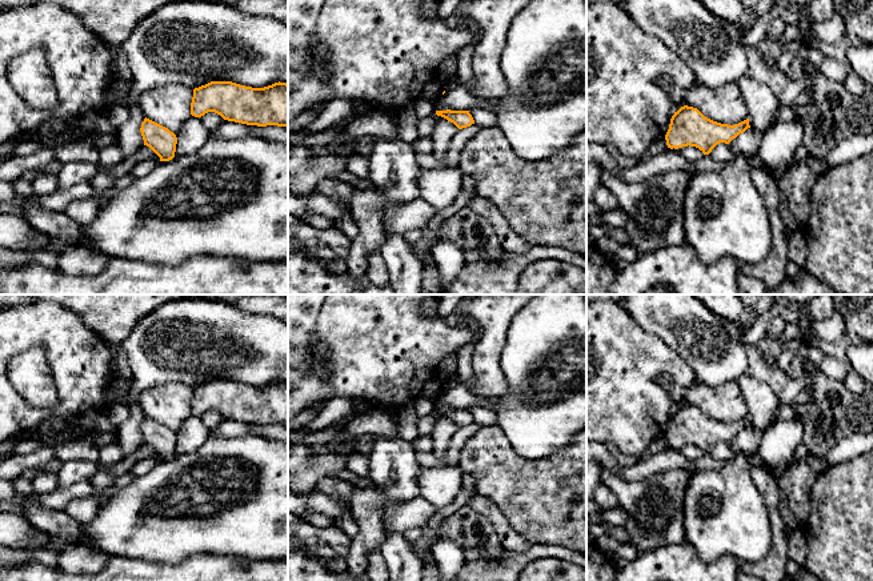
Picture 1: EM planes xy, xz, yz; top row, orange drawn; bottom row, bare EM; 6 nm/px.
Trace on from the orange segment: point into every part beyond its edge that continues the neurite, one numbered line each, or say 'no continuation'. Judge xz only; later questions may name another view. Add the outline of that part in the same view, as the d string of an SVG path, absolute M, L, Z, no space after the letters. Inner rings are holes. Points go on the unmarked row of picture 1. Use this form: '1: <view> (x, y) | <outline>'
no continuation

